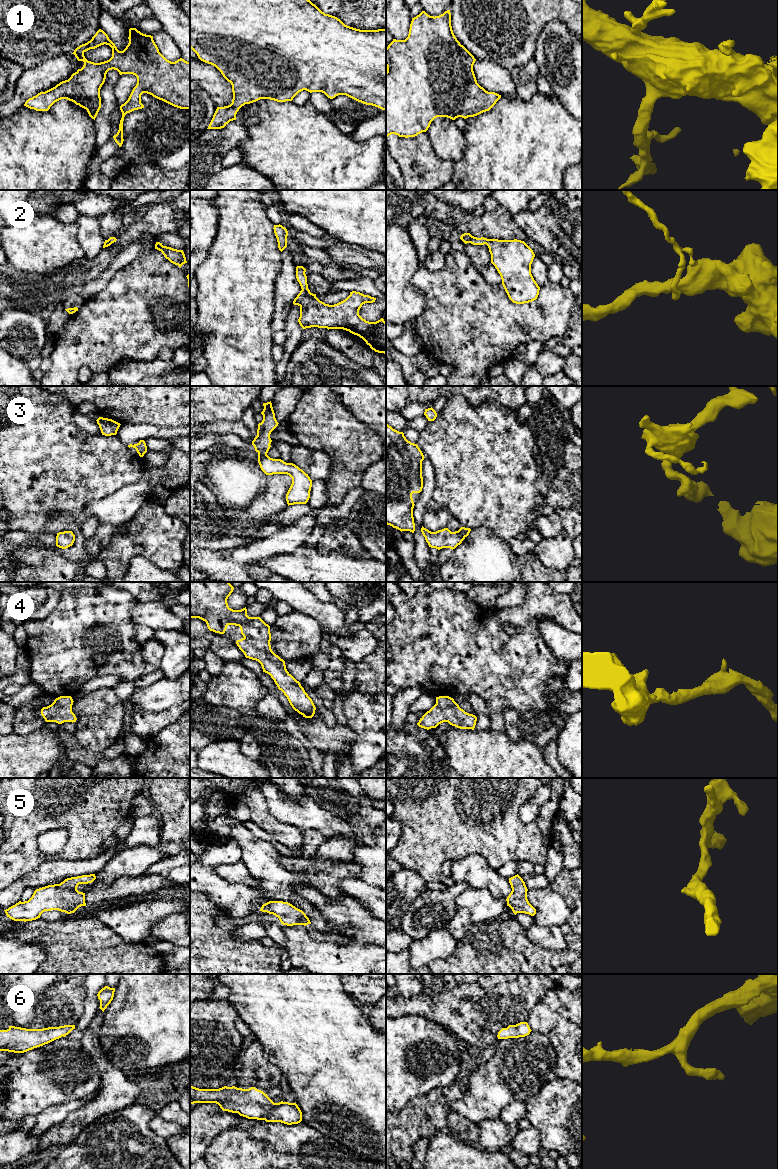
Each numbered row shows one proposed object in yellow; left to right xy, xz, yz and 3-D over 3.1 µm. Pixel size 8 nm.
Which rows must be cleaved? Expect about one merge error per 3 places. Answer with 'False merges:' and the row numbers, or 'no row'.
False merges: 2

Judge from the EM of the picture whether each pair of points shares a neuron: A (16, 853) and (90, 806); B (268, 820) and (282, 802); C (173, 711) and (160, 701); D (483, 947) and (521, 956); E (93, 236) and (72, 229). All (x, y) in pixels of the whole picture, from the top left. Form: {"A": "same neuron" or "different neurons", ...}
{"A": "same neuron", "B": "different neurons", "C": "different neurons", "D": "same neuron", "E": "different neurons"}

